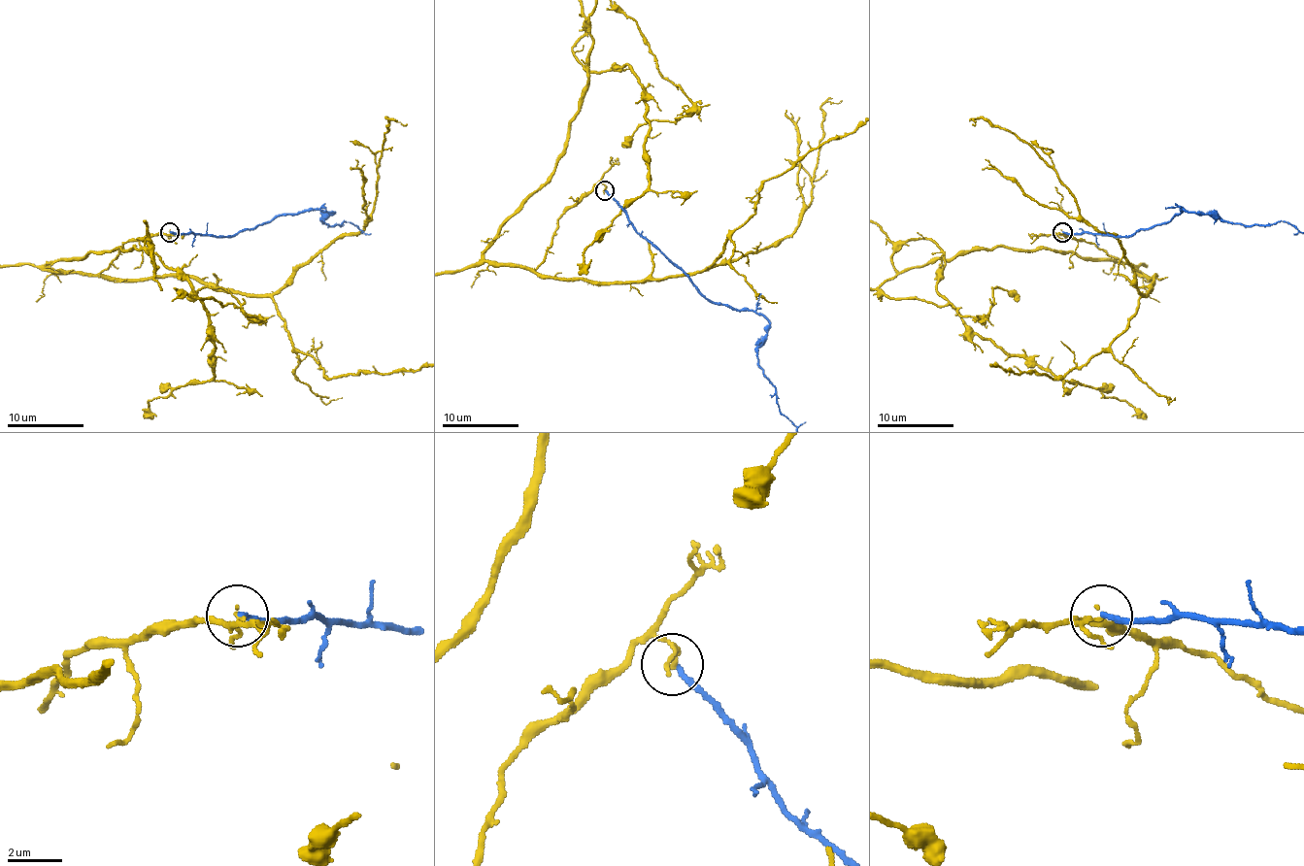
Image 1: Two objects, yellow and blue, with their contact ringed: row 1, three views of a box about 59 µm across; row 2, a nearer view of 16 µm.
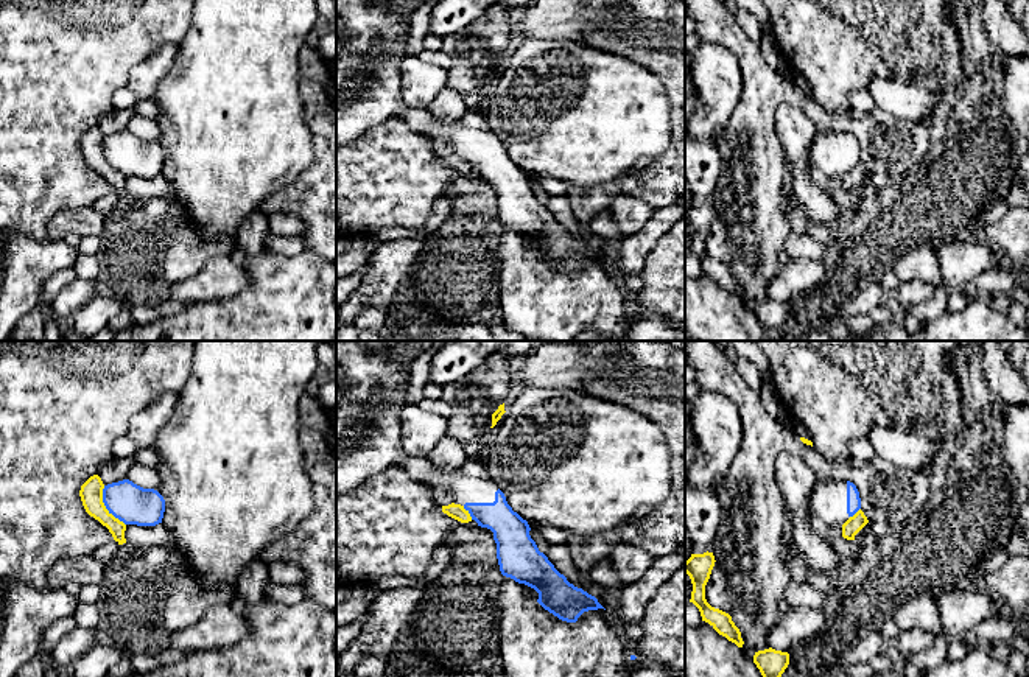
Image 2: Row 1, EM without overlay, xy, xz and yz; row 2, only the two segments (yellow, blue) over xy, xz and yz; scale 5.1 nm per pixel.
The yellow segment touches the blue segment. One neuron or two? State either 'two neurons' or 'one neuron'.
two neurons

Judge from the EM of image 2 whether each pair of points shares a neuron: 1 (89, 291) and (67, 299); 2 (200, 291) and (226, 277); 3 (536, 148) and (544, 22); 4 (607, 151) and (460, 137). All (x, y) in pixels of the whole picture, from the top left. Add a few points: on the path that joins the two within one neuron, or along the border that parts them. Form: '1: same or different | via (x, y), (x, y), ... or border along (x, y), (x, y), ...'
1: same | via (84, 291), (80, 291), (72, 299)
2: same | via (206, 285), (220, 277)
3: different | border along (526, 38), (570, 39), (578, 44)
4: different | border along (488, 128), (498, 139)

